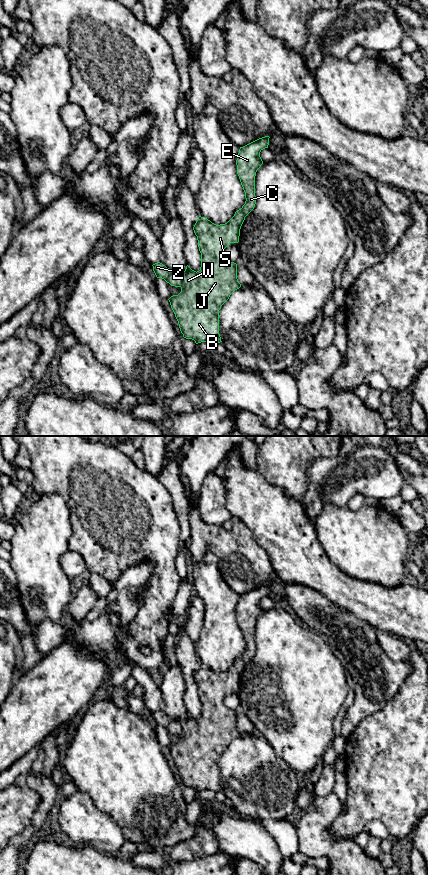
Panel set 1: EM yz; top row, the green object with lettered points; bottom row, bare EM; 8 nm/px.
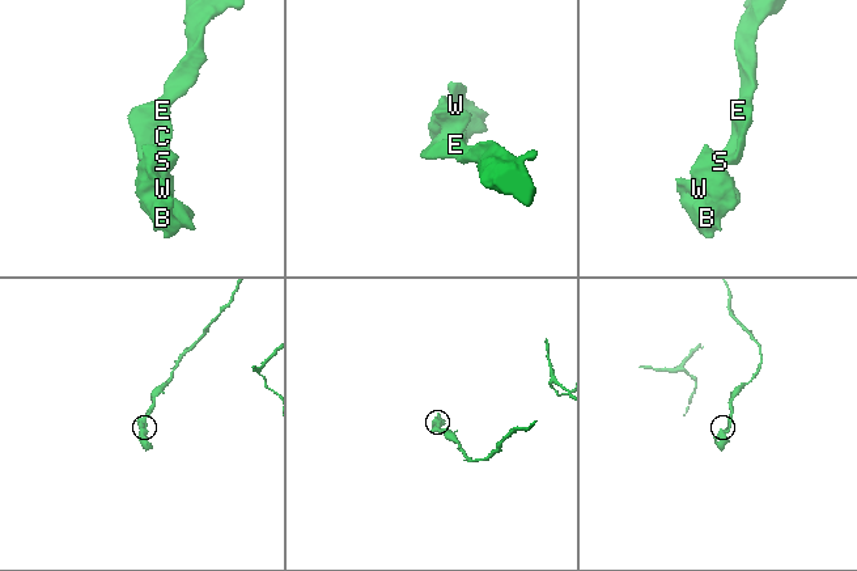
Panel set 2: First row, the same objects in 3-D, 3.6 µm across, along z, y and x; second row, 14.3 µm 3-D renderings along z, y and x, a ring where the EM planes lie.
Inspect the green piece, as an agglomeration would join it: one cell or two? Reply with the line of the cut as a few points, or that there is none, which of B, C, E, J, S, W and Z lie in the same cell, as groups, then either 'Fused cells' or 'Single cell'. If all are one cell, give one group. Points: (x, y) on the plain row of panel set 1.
No split. Groups: B C E J S W Z. Single cell

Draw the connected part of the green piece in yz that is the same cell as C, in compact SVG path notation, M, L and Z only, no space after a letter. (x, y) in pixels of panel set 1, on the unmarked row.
M269 584L259 586L243 595L240 595L236 608L237 622L245 640L245 652L237 658L234 664L225 672L216 673L205 665L199 664L194 675L198 695L201 701L201 715L199 719L192 718L188 713L183 721L174 721L160 710L153 712L153 719L157 726L164 727L171 734L180 735L178 743L171 744L168 748L178 769L183 785L192 787L196 792L201 790L220 791L219 758L229 747L230 743L241 735L237 727L237 712L227 708L223 698L230 691L238 691L240 677L245 665L254 657L256 652L255 624L263 612L260 600L268 596Z

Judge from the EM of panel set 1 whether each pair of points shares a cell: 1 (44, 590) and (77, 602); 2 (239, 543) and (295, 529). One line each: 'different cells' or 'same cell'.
1: different cells
2: different cells

